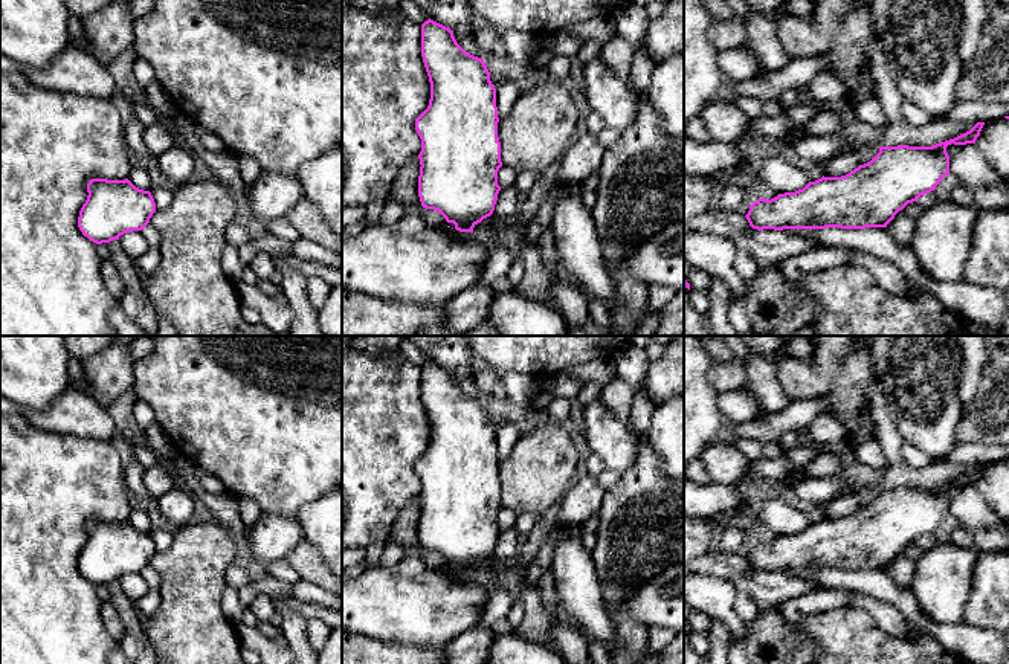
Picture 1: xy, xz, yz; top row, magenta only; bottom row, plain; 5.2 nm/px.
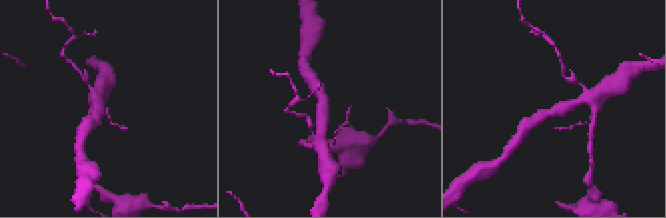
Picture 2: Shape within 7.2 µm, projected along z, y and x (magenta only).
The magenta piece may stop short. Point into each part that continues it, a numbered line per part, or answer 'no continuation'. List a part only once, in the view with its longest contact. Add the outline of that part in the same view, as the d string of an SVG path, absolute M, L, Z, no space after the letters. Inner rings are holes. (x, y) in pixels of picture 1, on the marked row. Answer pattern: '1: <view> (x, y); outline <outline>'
no continuation

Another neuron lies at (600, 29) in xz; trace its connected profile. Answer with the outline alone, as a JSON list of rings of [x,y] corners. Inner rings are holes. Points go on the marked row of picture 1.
[[[598,17],[565,26],[560,32],[566,32],[572,37],[582,38],[583,41],[594,40],[606,43],[609,38],[617,35],[617,27],[612,17]]]

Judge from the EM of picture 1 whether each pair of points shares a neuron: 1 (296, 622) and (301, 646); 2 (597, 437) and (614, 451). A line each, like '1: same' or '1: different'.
1: same
2: same

